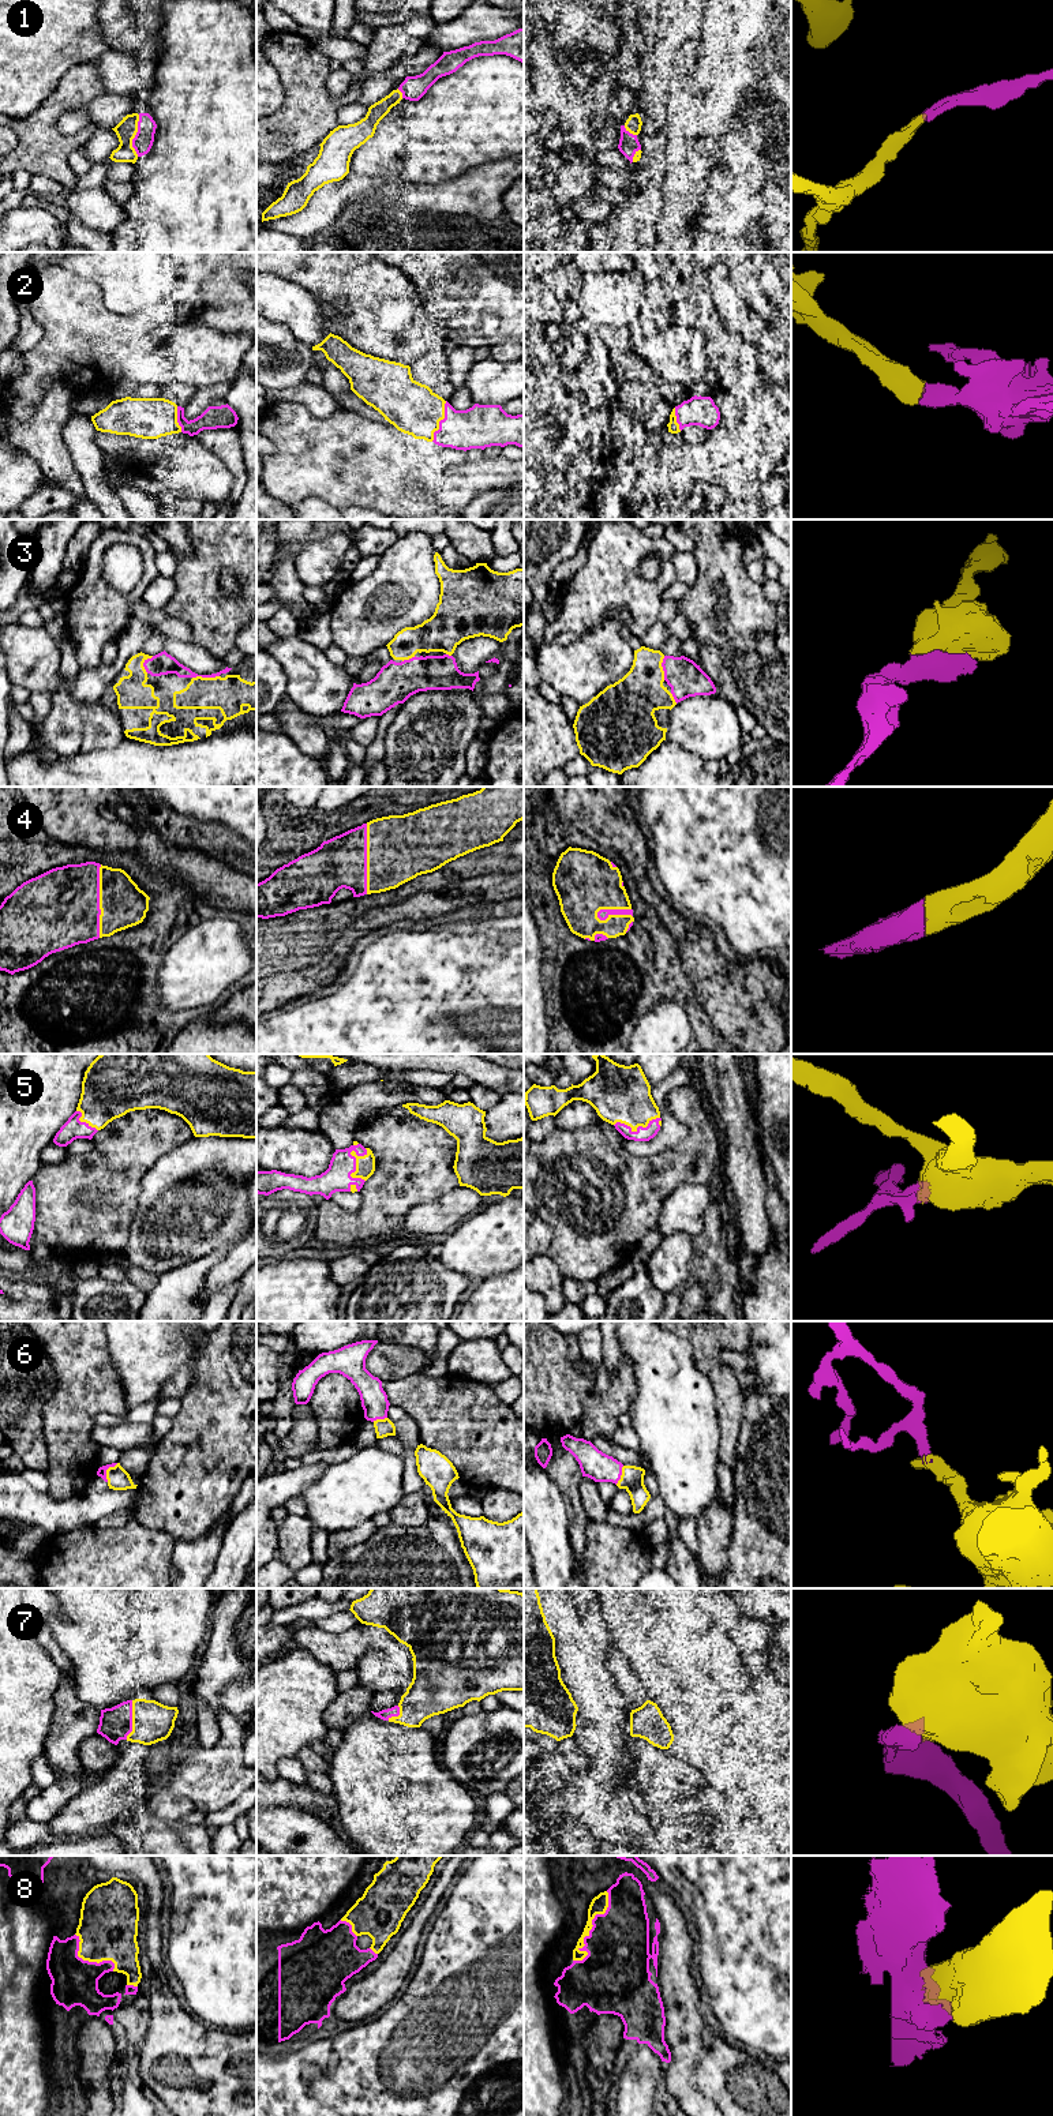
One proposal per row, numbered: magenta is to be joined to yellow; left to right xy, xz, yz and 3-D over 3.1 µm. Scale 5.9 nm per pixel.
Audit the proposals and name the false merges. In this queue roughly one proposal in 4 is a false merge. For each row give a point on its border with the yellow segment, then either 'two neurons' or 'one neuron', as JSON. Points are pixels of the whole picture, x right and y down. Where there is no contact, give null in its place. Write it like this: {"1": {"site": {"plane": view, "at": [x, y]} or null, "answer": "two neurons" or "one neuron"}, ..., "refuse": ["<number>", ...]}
{"1": {"site": {"plane": "xy", "at": [135, 134]}, "answer": "one neuron"}, "2": {"site": {"plane": "xz", "at": [439, 420]}, "answer": "one neuron"}, "3": {"site": {"plane": "xy", "at": [205, 678]}, "answer": "one neuron"}, "4": {"site": {"plane": "yz", "at": [613, 915]}, "answer": "one neuron"}, "5": {"site": {"plane": "xz", "at": [356, 1170]}, "answer": "one neuron"}, "6": {"site": {"plane": "xy", "at": [107, 1470]}, "answer": "one neuron"}, "7": {"site": {"plane": "xy", "at": [132, 1719]}, "answer": "one neuron"}, "8": {"site": {"plane": "yz", "at": [591, 1928]}, "answer": "one neuron"}, "refuse": []}

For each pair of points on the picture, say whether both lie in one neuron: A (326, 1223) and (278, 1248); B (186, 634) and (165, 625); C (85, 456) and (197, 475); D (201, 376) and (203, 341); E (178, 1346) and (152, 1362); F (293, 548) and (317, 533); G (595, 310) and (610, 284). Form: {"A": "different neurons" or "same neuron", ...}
{"A": "different neurons", "B": "same neuron", "C": "different neurons", "D": "same neuron", "E": "same neuron", "F": "same neuron", "G": "same neuron"}

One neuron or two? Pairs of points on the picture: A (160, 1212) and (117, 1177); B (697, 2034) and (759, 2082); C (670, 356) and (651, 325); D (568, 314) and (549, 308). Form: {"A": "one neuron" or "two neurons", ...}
{"A": "two neurons", "B": "one neuron", "C": "two neurons", "D": "two neurons"}

